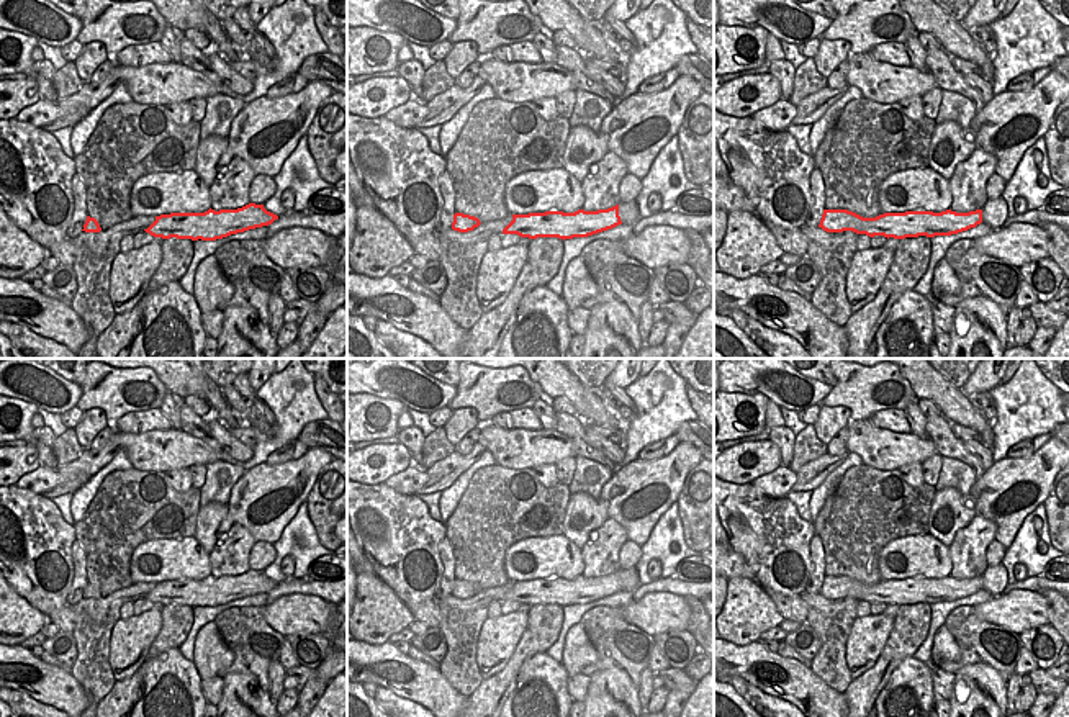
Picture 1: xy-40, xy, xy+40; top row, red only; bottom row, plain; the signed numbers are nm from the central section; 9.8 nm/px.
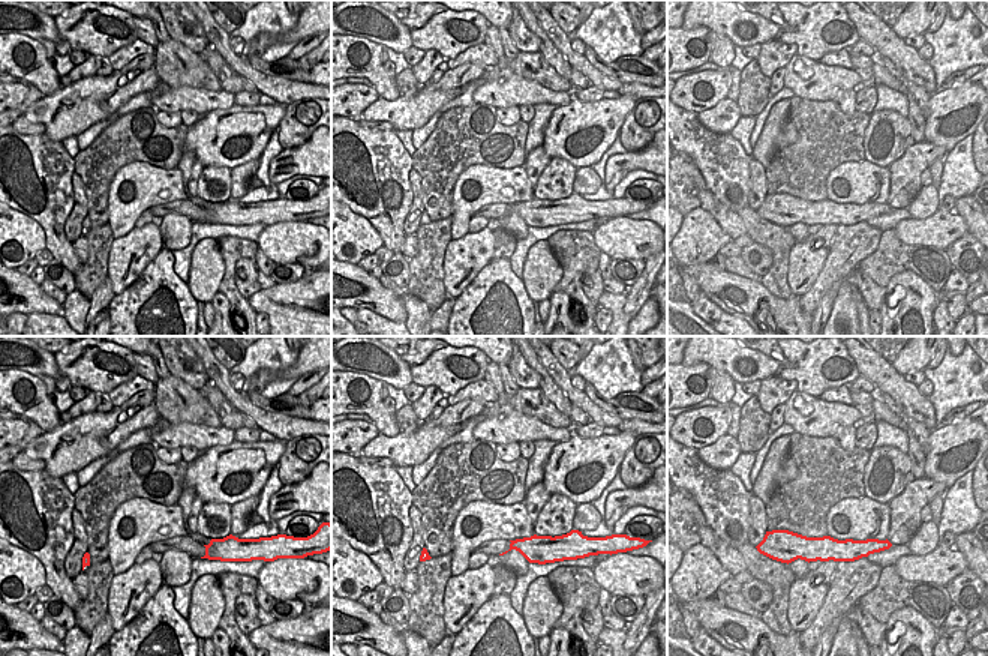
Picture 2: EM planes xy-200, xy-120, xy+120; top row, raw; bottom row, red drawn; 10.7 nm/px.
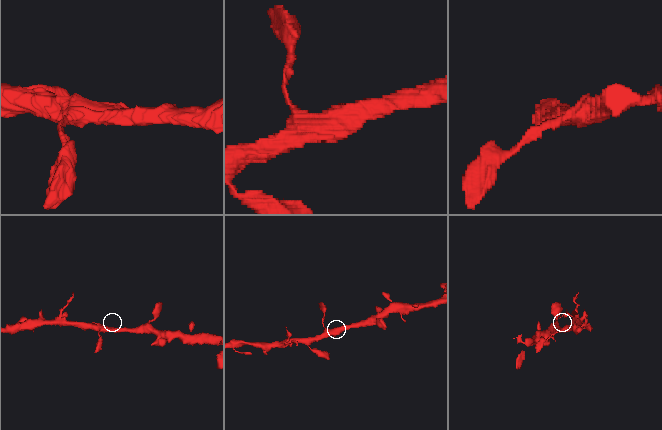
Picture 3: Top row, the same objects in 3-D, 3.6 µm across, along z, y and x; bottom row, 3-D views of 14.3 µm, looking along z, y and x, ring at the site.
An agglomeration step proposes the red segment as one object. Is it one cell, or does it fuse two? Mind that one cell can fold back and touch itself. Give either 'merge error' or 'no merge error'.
no merge error

